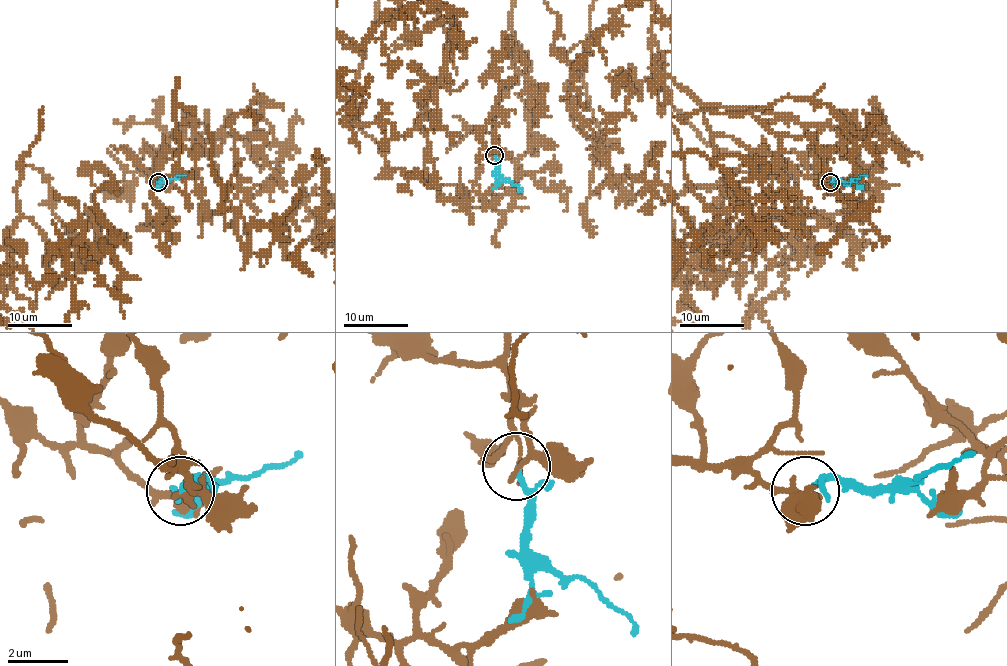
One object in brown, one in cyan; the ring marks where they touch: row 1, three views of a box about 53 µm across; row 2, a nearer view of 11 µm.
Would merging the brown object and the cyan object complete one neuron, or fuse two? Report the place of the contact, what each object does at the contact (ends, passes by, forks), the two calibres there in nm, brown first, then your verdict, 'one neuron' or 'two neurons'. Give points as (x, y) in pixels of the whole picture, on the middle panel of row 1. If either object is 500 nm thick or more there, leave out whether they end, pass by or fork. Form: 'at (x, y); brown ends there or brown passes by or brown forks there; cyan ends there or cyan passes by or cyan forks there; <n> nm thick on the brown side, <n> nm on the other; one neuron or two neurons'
at (494, 155); brown passes by; cyan ends there; 200 nm thick on the brown side, 160 nm on the other; two neurons

